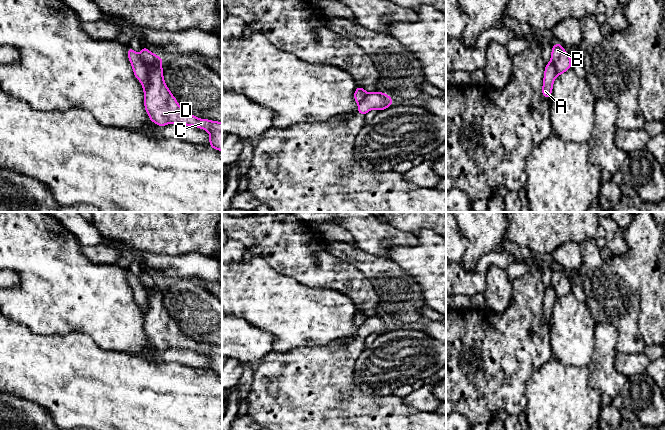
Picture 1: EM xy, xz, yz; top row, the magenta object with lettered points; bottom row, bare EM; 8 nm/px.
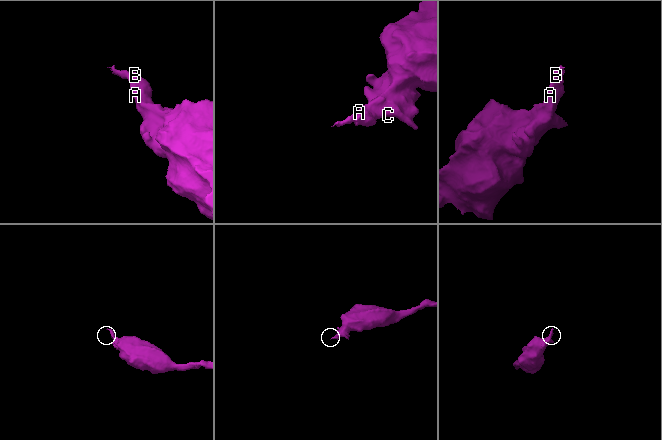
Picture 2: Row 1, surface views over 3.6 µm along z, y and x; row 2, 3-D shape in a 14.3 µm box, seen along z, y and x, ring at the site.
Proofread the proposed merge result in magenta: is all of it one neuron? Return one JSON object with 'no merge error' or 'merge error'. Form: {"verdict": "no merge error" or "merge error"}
{"verdict": "merge error"}

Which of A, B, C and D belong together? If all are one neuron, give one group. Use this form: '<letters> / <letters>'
A / B C D

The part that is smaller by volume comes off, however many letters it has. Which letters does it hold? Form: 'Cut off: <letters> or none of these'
Cut off: B, C, D

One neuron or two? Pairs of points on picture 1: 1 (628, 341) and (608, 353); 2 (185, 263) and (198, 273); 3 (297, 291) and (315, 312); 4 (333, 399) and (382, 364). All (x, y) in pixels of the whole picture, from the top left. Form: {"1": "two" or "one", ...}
{"1": "two", "2": "one", "3": "one", "4": "two"}

